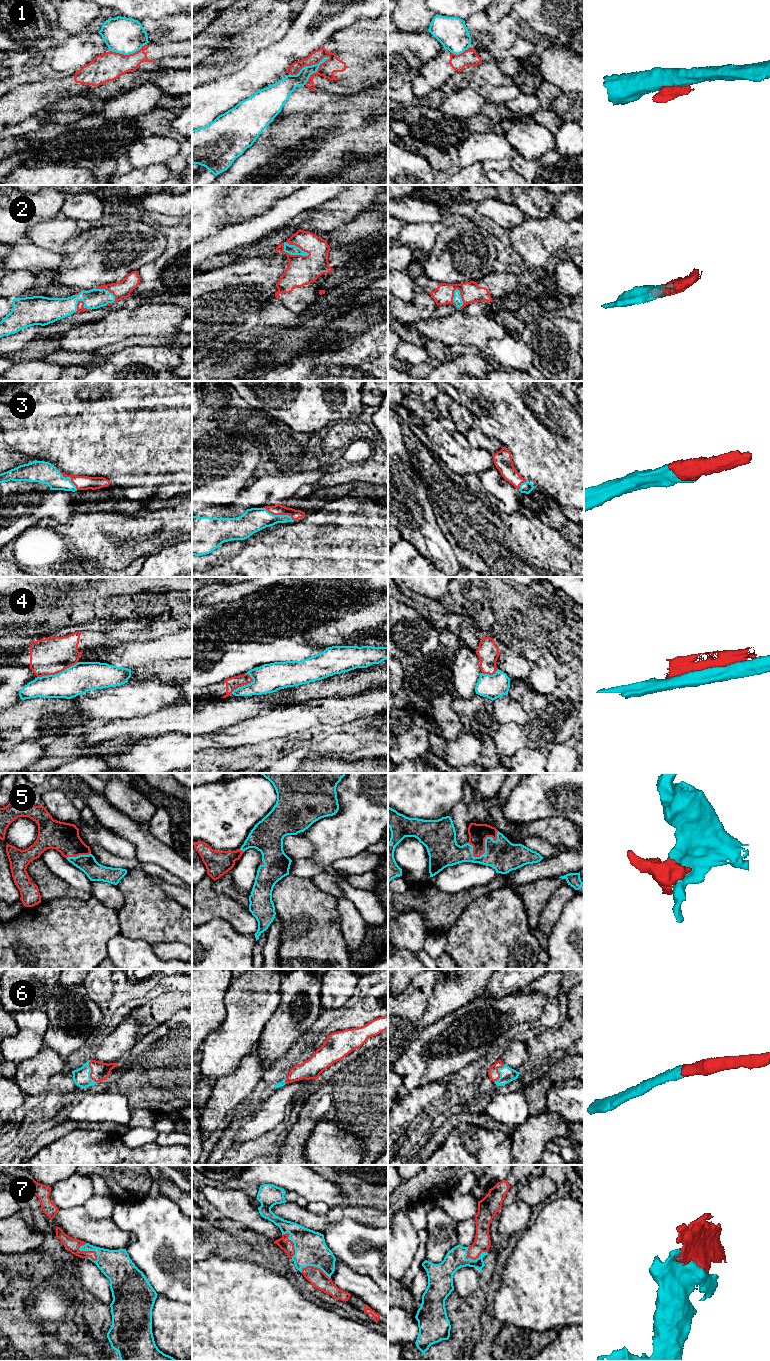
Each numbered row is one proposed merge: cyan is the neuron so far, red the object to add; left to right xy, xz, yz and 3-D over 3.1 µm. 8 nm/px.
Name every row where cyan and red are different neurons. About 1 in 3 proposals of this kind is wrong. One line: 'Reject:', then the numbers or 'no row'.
Reject: 1, 4

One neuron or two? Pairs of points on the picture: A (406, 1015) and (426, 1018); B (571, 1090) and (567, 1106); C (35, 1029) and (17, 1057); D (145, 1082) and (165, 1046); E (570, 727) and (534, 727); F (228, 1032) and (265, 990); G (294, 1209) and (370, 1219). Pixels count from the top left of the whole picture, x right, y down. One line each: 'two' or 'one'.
A: two
B: one
C: one
D: one
E: one
F: one
G: one

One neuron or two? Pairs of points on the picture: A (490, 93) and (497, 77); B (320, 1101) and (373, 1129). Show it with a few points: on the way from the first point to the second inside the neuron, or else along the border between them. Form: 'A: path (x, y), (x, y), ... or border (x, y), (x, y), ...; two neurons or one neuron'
A: border (485, 82), (491, 85), (503, 85); two neurons
B: path (333, 1101), (345, 1101), (360, 1116); one neuron

